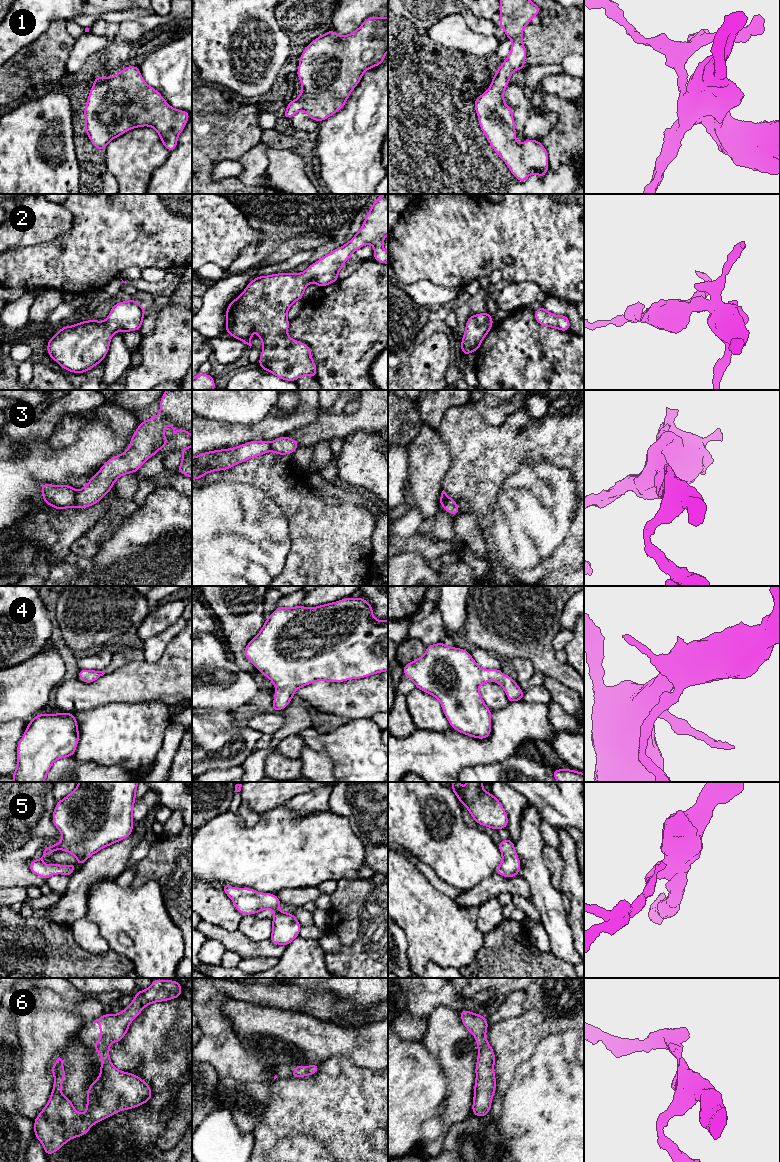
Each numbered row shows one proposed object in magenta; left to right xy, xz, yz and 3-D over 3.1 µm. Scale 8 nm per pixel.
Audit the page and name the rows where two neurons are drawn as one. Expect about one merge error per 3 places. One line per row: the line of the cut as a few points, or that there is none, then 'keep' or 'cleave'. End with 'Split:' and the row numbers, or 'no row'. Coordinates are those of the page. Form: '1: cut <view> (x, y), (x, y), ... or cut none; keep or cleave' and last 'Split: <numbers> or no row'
1: cut none; keep
2: cut none; keep
3: cut xy (76, 491), (72, 506); cleave
4: cut none; keep
5: cut none; keep
6: cut none; keep
Split: 3

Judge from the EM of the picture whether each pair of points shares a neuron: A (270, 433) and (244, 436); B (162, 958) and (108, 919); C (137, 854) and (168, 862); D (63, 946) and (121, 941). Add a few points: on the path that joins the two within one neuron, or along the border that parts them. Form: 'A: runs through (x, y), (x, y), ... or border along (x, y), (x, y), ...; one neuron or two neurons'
A: runs through (264, 433), (250, 433); one neuron
B: runs through (149, 945), (121, 919); one neuron
C: border along (151, 844), (148, 853), (136, 865); two neurons
D: border along (110, 949), (131, 960); two neurons

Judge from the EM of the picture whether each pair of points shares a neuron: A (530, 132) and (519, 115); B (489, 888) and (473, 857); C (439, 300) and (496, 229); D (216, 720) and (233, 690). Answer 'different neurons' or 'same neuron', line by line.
A: different neurons
B: different neurons
C: different neurons
D: different neurons

